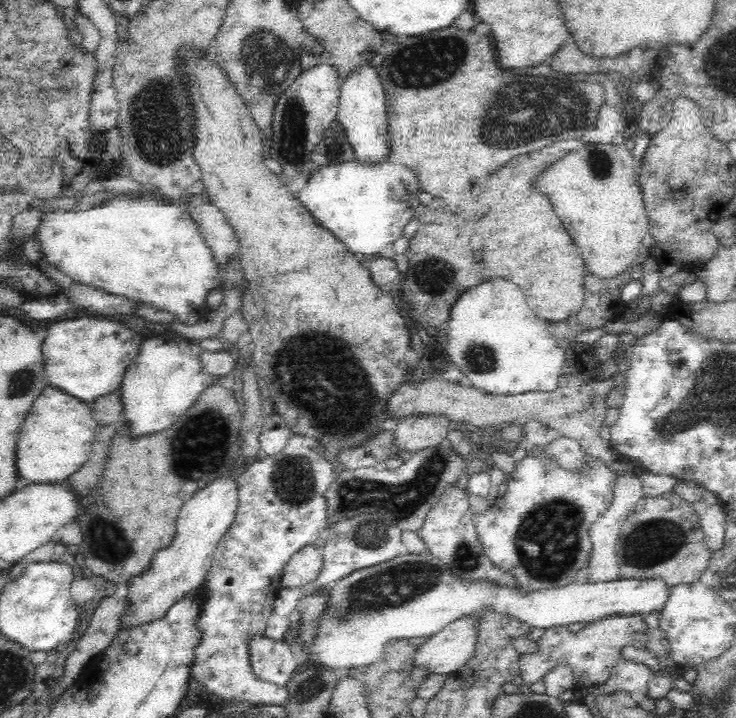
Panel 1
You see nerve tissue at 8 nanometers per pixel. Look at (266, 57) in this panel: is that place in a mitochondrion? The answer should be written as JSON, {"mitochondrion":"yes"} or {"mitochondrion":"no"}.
{"mitochondrion":"yes"}

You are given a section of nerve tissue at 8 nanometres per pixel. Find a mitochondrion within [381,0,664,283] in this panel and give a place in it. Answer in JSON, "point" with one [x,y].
{"point":[512,119]}

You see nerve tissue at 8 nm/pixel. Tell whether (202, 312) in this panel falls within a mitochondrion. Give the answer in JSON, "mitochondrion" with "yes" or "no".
{"mitochondrion":"no"}

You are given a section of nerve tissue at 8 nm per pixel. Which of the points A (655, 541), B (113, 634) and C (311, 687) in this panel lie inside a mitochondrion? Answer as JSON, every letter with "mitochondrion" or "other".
{"A":"mitochondrion","B":"other","C":"mitochondrion"}

